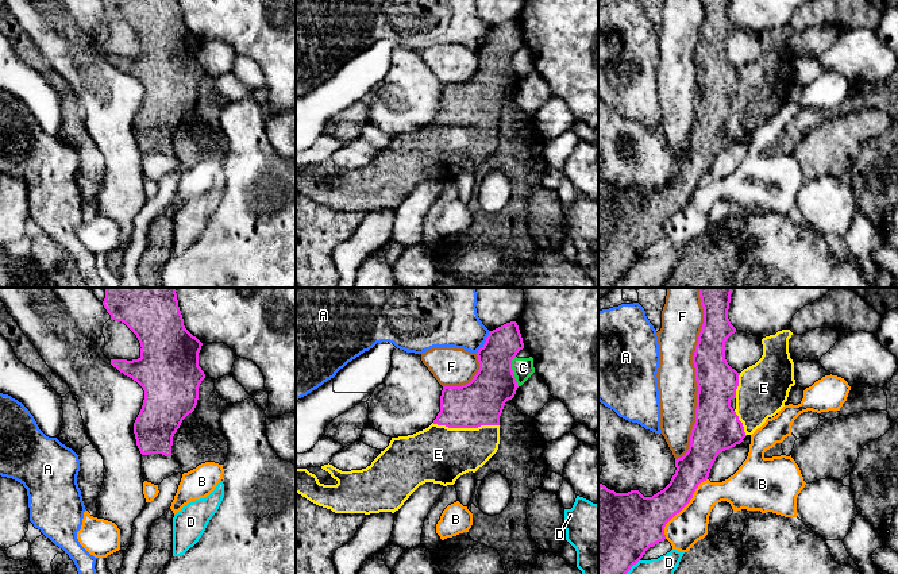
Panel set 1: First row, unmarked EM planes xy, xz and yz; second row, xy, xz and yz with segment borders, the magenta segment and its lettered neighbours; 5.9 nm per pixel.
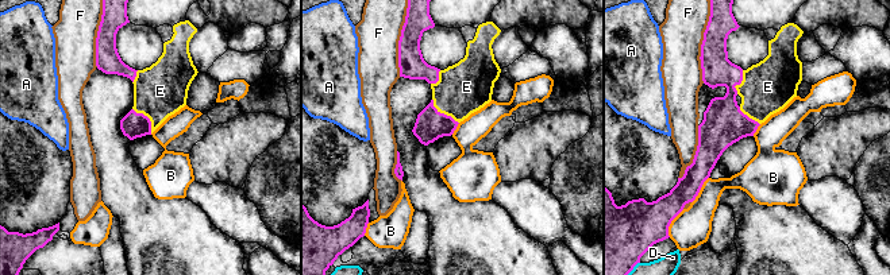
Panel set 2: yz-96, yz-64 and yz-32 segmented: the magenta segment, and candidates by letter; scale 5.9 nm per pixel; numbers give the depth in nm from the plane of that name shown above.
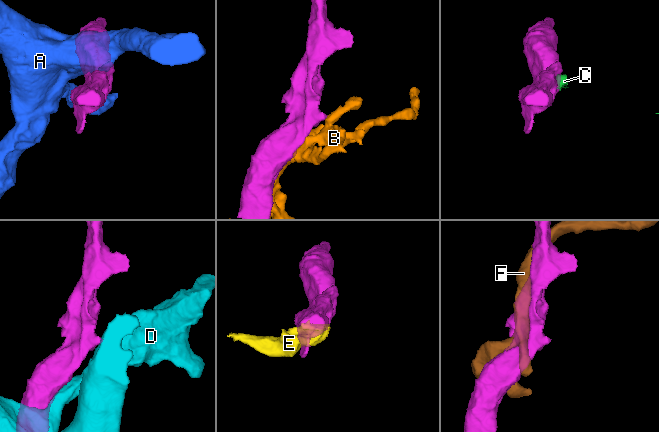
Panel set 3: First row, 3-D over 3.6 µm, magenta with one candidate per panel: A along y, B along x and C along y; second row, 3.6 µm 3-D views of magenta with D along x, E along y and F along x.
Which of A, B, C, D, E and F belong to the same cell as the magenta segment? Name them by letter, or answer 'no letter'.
E

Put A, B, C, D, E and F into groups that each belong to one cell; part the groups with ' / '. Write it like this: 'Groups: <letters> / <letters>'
Groups: A / B / C / D / E / F

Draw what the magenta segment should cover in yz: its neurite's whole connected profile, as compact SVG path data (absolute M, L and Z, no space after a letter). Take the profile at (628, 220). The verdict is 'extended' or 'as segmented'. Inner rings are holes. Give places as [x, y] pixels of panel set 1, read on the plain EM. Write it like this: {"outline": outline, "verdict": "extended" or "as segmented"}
{"outline": "M729 0L701 3L704 22L693 53L698 90L689 147L675 157L677 167L670 181L652 194L644 194L639 188L616 190L602 181L598 182L598 288L613 288L650 244L666 236L666 221L690 200L698 182L708 177L718 151L740 142L768 115L775 113L795 82L794 59L789 50L789 36L793 32L790 27L763 35L762 55L737 70L725 57L725 39L736 30L728 16Z", "verdict": "extended"}

